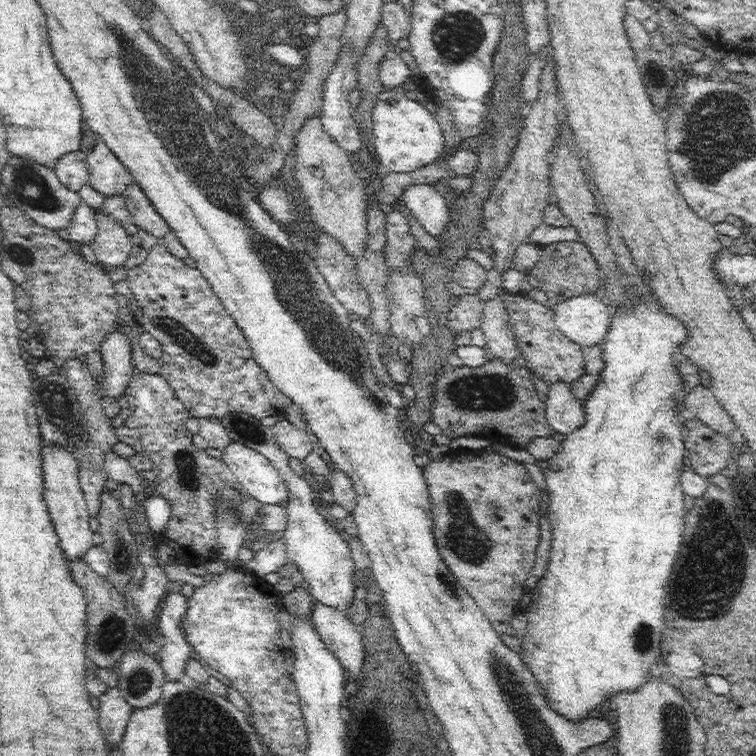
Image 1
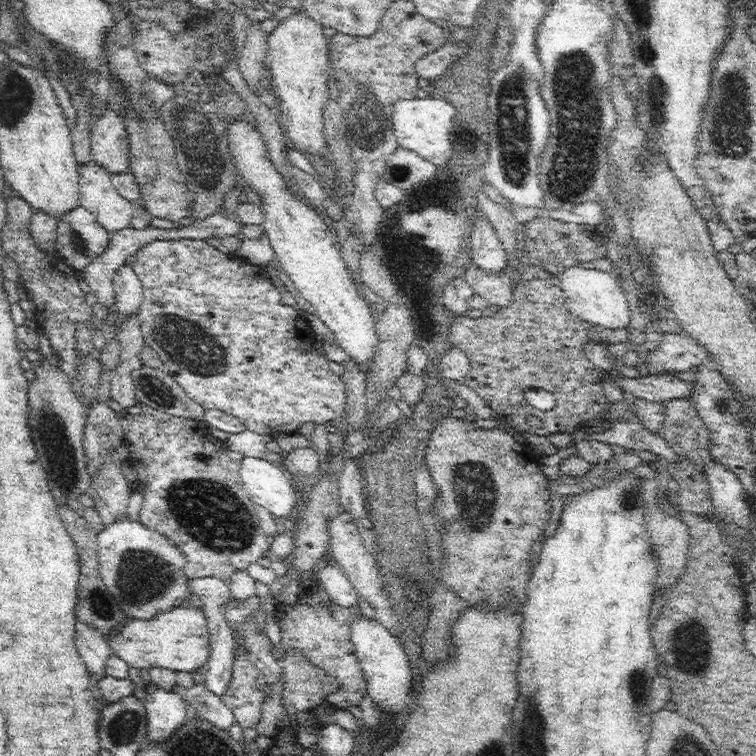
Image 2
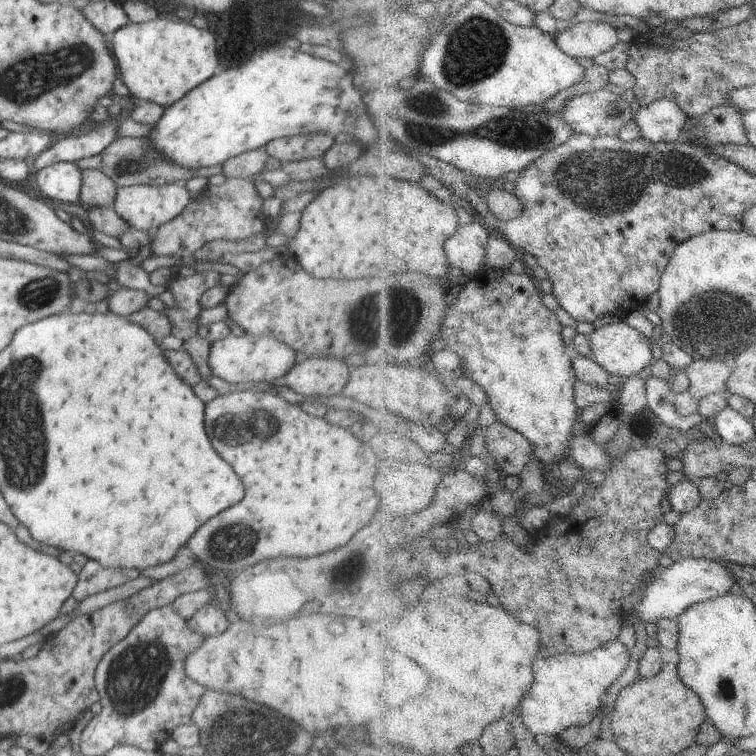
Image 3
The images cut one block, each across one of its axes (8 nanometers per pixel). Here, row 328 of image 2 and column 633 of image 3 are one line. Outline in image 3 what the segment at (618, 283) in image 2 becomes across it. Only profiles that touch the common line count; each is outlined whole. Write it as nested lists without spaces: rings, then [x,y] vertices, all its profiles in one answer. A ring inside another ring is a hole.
[[[689,557],[671,567],[658,570],[655,581],[648,584],[644,598],[632,612],[645,623],[660,622],[664,617],[680,617],[695,604],[714,600],[732,592],[738,584],[737,576],[722,562],[712,559],[695,559]]]

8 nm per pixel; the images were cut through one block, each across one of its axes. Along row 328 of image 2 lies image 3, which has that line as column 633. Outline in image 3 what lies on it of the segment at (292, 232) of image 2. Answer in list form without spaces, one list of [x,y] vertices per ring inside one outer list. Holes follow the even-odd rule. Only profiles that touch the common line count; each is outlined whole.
[[[623,322],[598,329],[591,341],[594,358],[610,374],[629,379],[654,364],[652,342]]]

